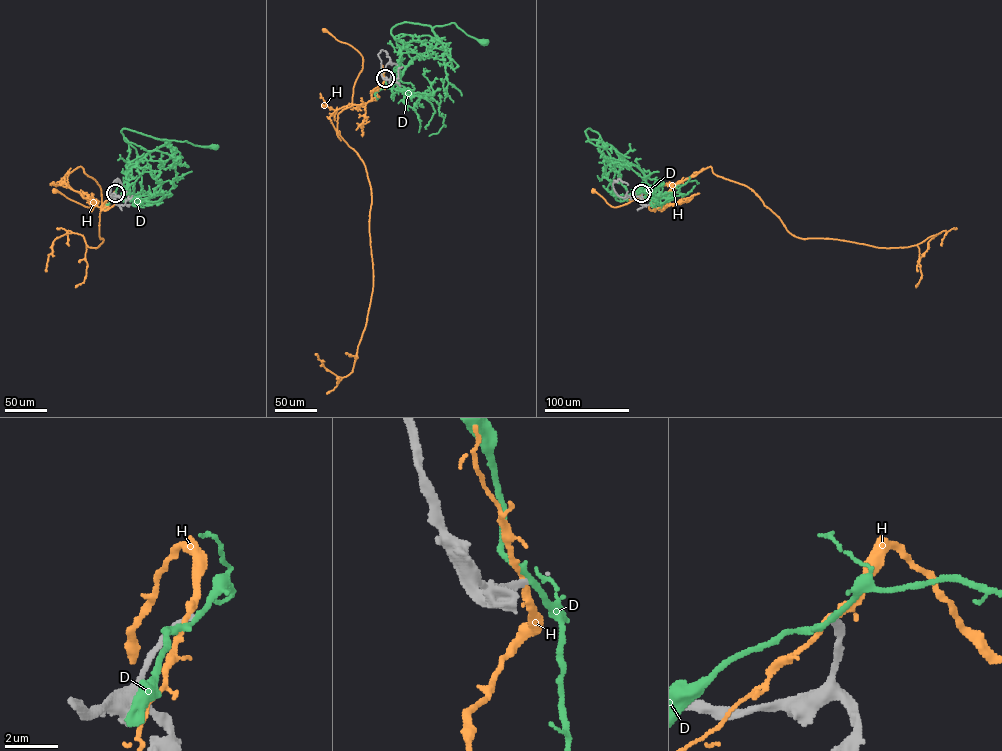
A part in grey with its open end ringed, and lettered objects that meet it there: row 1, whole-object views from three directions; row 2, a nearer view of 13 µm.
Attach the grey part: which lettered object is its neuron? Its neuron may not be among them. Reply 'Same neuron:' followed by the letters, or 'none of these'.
Same neuron: none of these

